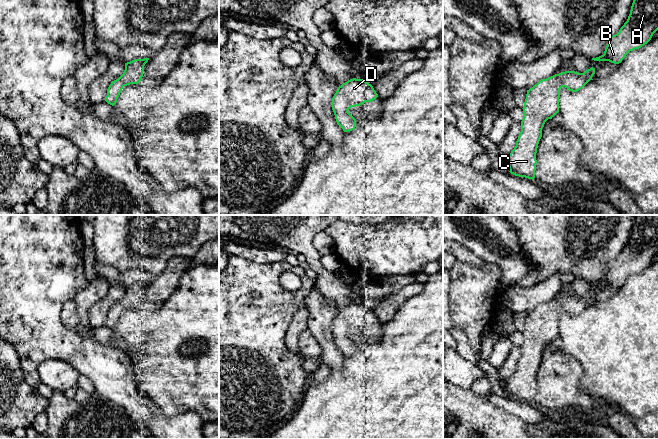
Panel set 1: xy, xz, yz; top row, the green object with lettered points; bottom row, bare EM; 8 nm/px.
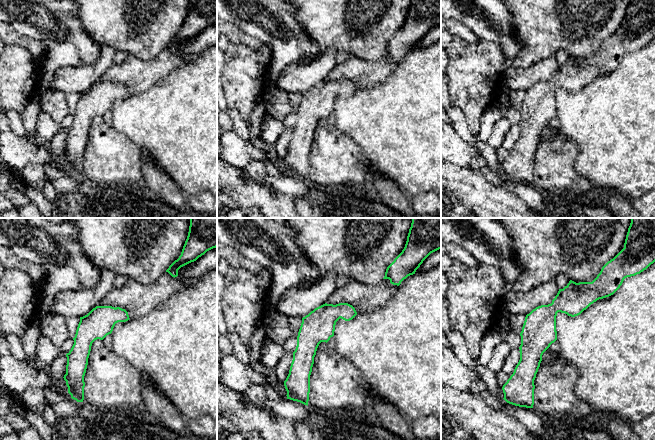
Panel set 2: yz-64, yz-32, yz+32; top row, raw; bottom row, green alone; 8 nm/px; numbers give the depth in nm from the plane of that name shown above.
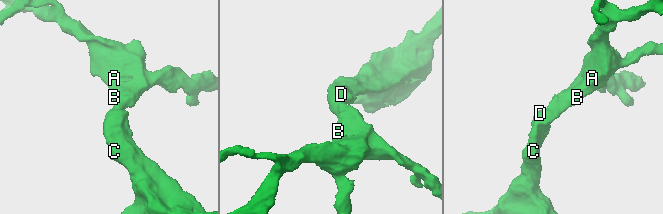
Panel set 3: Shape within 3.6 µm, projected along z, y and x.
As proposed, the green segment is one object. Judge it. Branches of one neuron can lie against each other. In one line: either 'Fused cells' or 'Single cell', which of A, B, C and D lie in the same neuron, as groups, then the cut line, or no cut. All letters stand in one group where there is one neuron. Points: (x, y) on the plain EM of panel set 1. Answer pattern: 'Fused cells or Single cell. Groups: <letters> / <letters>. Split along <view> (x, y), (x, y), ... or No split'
Single cell. Groups: A B C D. No split

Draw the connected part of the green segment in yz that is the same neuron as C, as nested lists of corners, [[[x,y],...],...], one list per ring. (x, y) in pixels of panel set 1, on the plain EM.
[[[595,292],[584,297],[565,295],[540,304],[527,314],[523,330],[524,341],[516,370],[506,381],[509,396],[515,400],[534,404],[536,377],[542,361],[542,353],[548,343],[559,336],[560,313],[567,312],[577,316],[582,313],[595,298]]]

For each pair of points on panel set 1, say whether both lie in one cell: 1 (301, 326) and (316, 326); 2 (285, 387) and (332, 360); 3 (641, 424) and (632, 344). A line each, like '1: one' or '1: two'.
1: two
2: two
3: two

